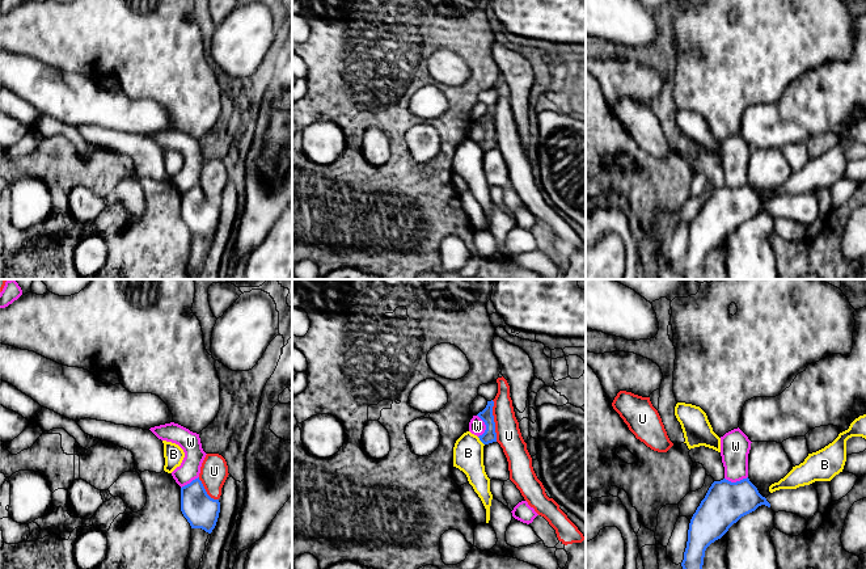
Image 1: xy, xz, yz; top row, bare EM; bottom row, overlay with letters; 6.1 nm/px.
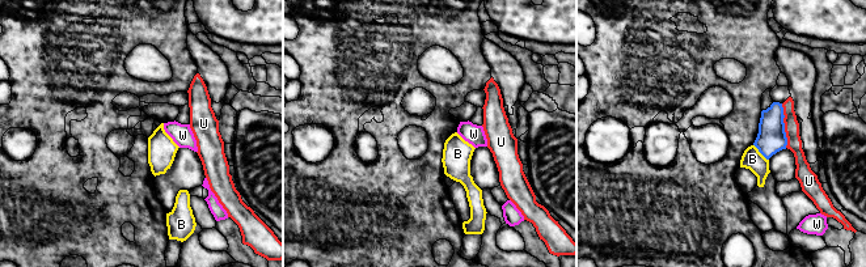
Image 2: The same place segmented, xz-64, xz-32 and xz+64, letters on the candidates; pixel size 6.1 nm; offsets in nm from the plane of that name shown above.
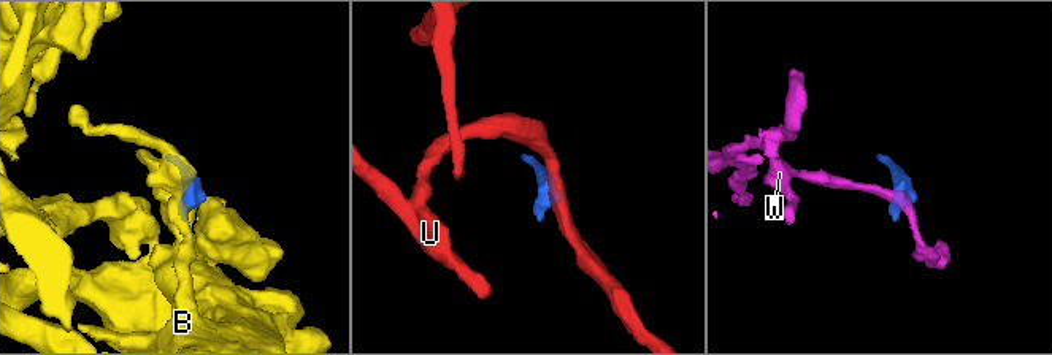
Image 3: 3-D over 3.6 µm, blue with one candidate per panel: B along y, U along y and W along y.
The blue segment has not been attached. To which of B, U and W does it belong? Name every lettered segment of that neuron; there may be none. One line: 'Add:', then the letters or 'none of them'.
Add: none of them

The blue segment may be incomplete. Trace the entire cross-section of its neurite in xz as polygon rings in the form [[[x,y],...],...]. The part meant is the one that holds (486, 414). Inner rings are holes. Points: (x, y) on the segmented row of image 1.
[[[487,401],[486,408],[480,412],[477,416],[485,422],[486,430],[482,435],[480,435],[480,441],[483,444],[489,444],[493,442],[497,442],[497,433],[495,433],[495,422],[494,422],[494,416],[493,416],[493,406],[494,401]]]

